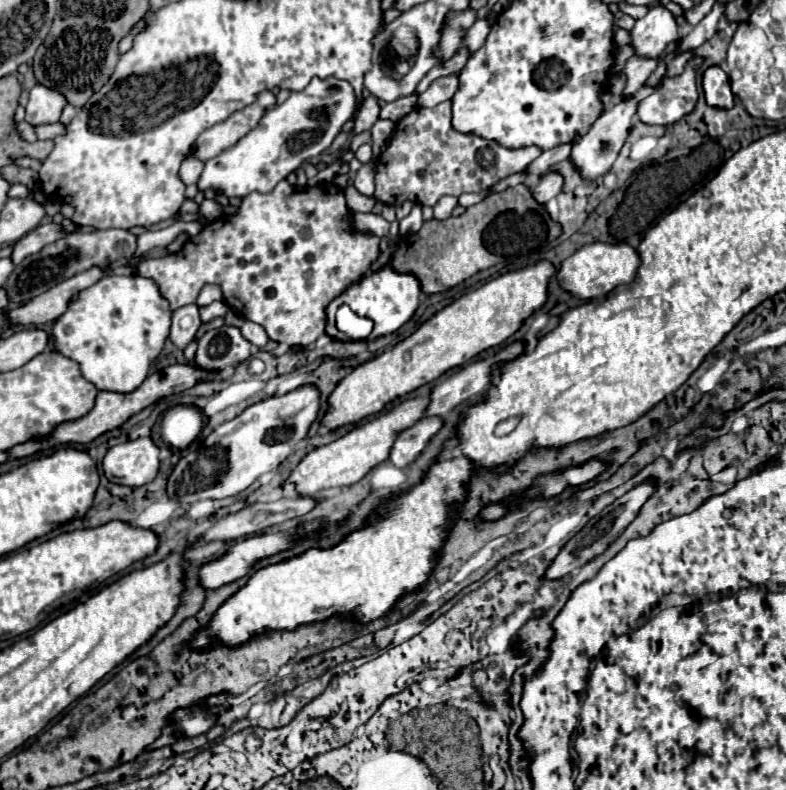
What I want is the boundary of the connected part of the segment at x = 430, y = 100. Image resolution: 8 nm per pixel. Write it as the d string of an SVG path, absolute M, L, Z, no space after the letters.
M457 74L441 76L437 78L421 96L419 96L419 106L437 106L445 100L451 100L457 90Z

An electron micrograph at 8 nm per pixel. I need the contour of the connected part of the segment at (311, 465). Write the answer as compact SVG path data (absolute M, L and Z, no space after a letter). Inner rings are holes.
M417 396L411 400L403 400L403 402L395 404L389 412L383 412L377 418L373 418L361 426L355 426L351 432L341 436L339 440L315 448L299 462L299 466L291 472L287 482L295 484L295 490L299 496L315 496L317 492L321 492L325 488L349 486L349 484L359 482L361 478L365 478L365 474L371 468L389 460L389 452L391 452L395 438L425 416L427 404L429 404L429 396Z

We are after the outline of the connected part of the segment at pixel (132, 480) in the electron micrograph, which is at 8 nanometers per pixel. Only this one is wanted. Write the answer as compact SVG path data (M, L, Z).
M137 438L109 448L103 458L107 480L123 486L143 486L159 472L159 448L151 438Z

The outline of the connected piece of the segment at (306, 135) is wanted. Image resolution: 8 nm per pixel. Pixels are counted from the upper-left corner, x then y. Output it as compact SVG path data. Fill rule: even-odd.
M313 78L305 90L291 92L283 104L277 104L265 112L261 122L233 148L207 160L197 182L199 190L223 190L229 198L245 198L251 192L271 192L297 166L319 156L331 146L343 124L351 120L355 104L355 92L345 80Z

